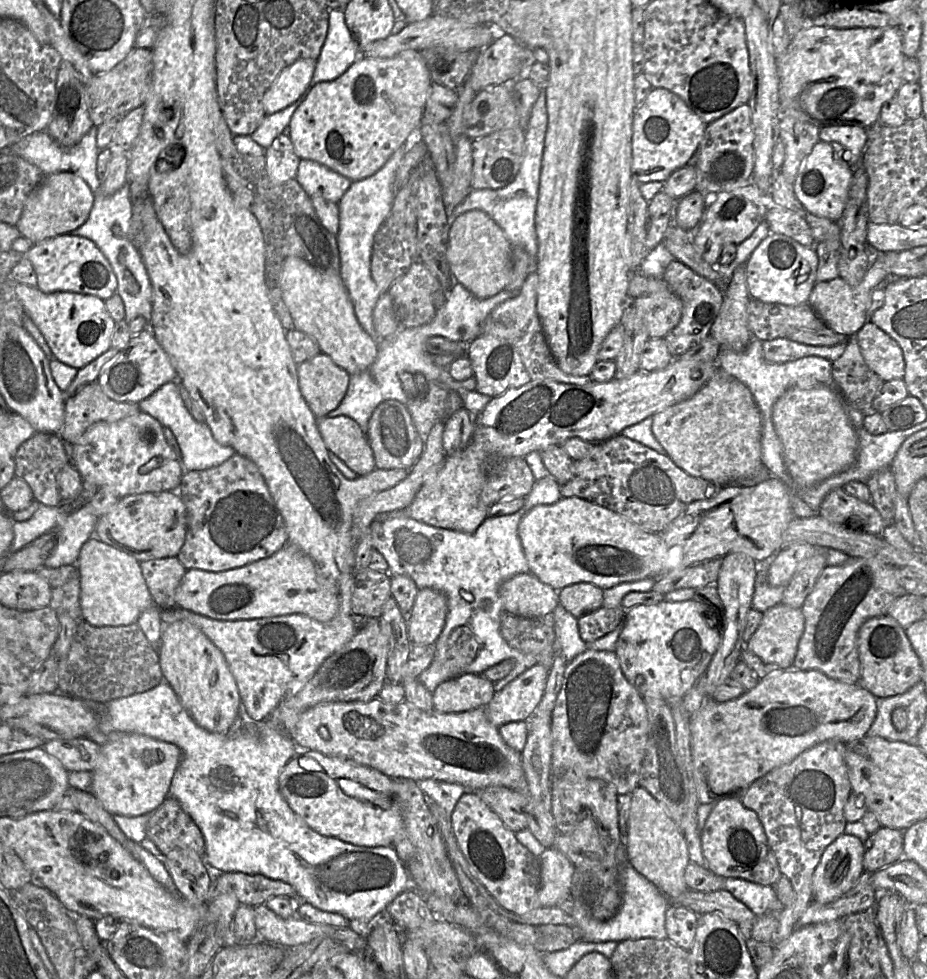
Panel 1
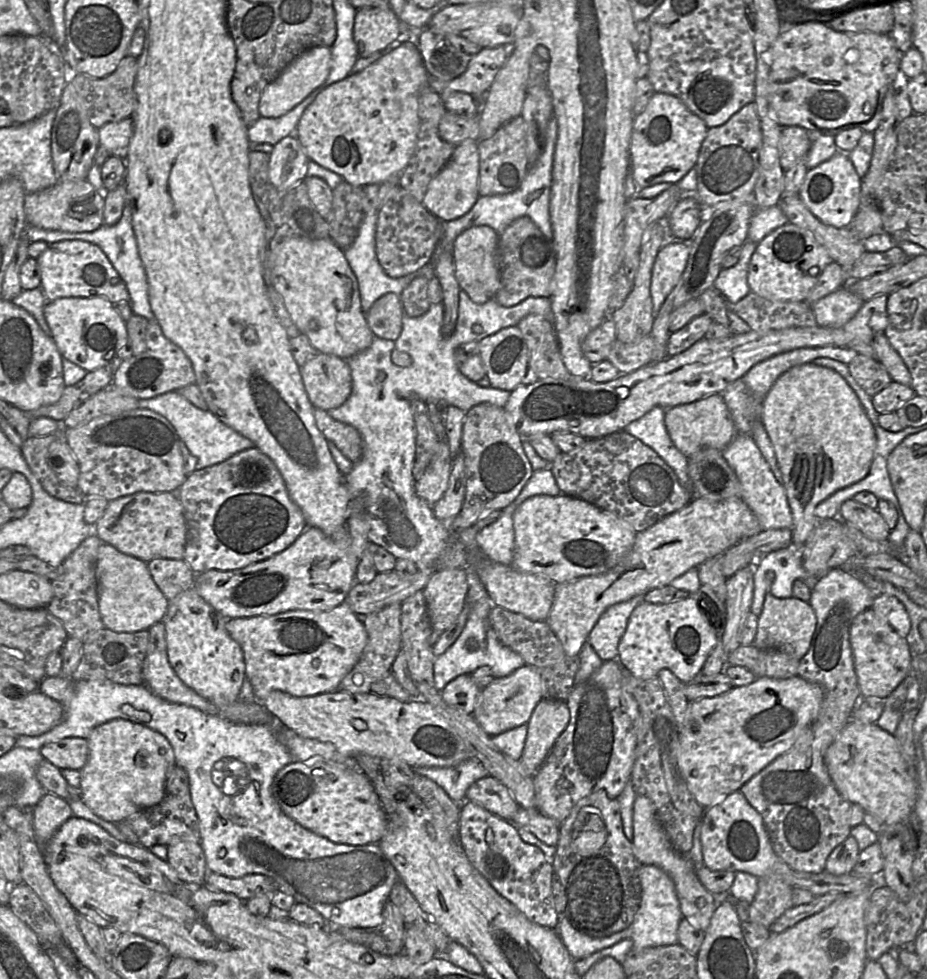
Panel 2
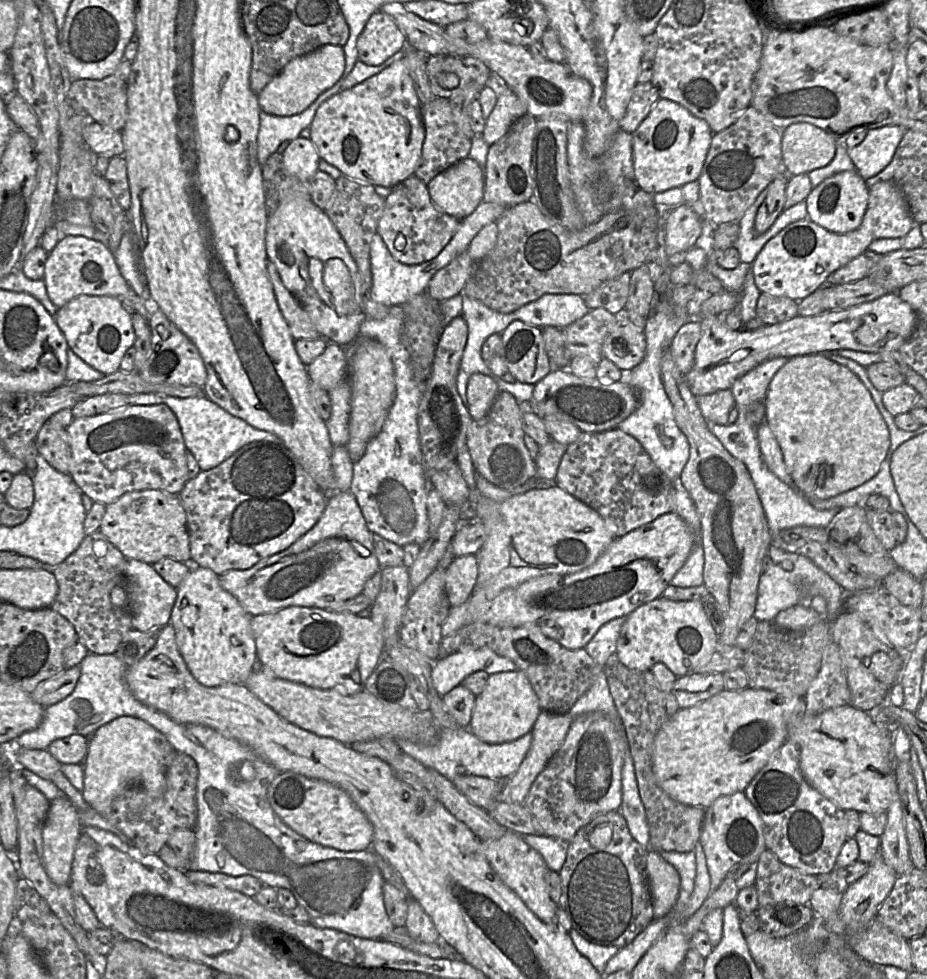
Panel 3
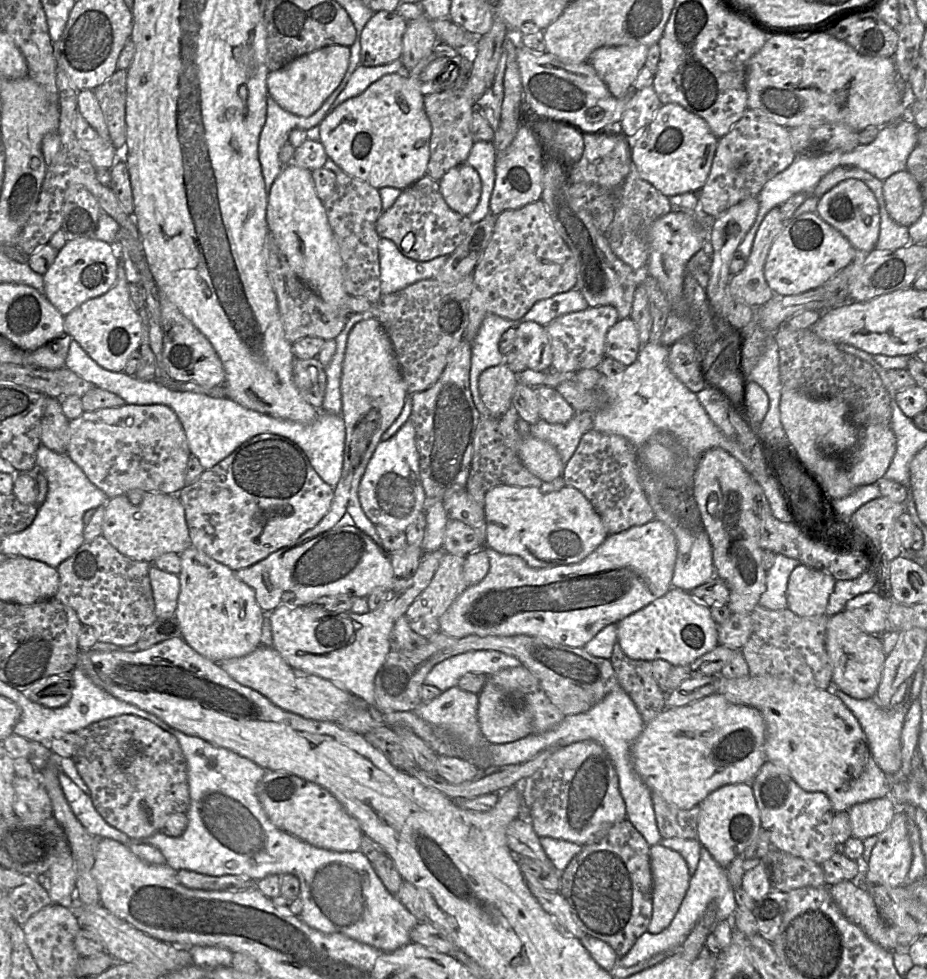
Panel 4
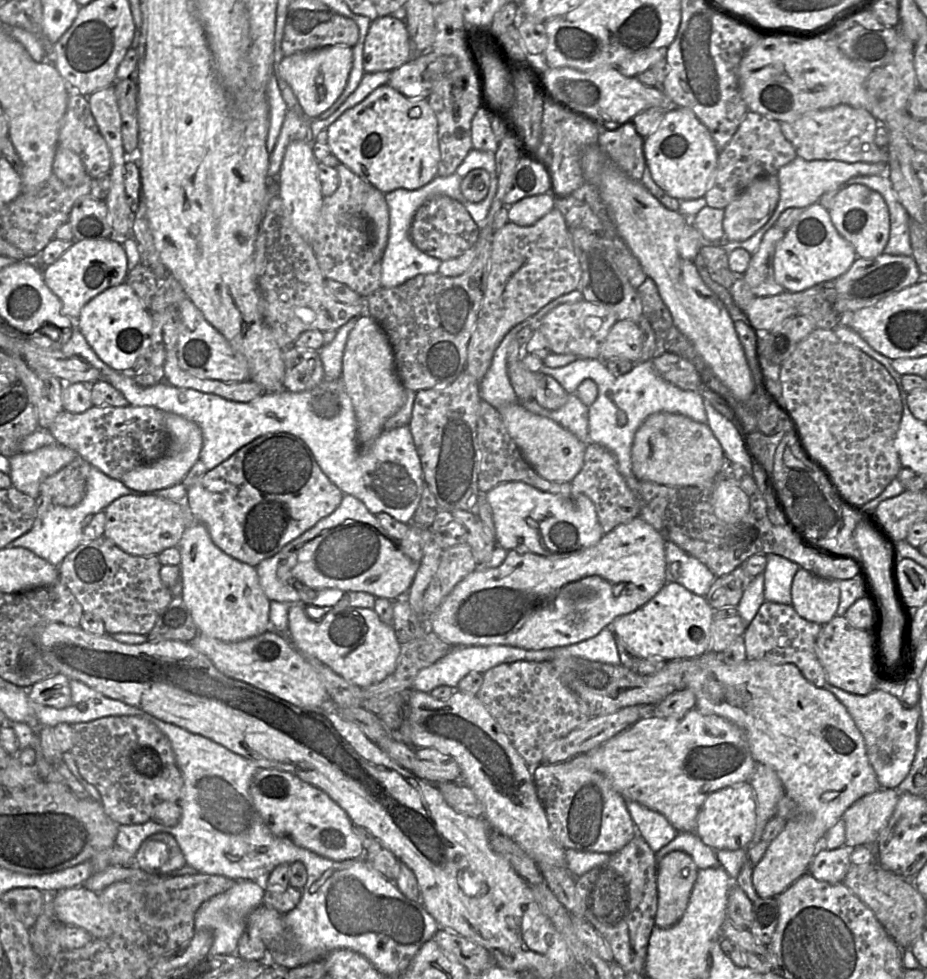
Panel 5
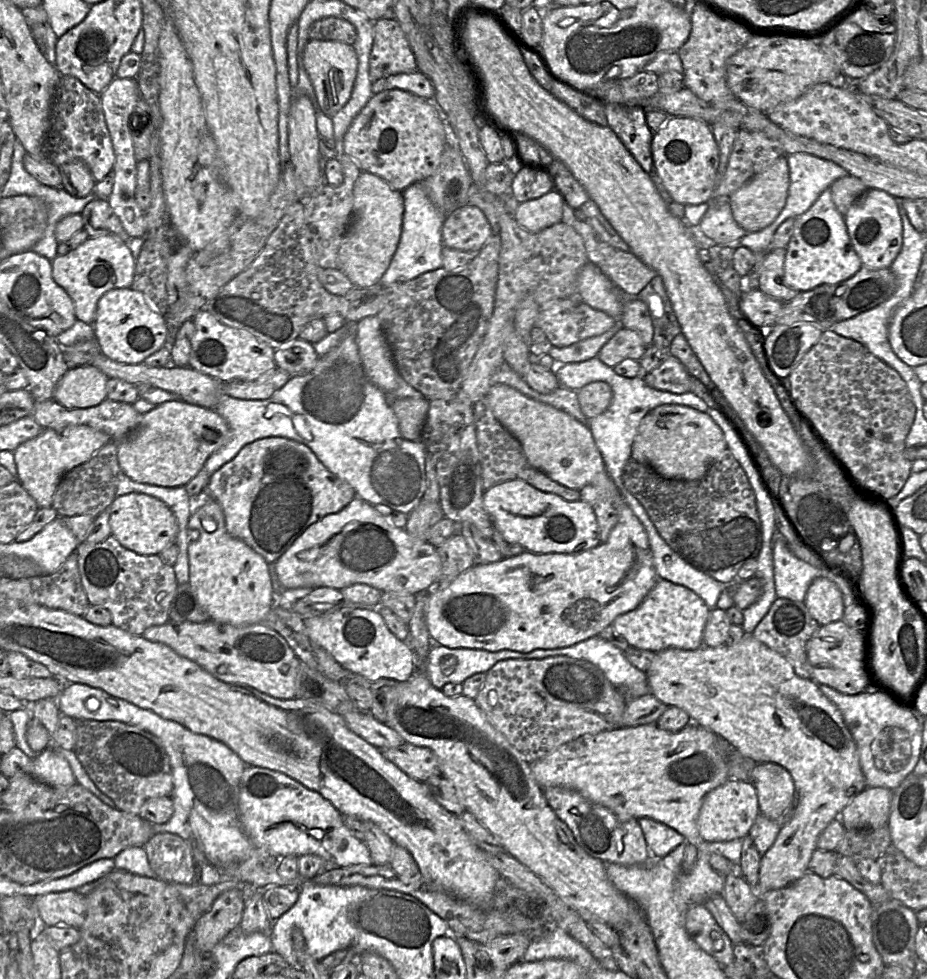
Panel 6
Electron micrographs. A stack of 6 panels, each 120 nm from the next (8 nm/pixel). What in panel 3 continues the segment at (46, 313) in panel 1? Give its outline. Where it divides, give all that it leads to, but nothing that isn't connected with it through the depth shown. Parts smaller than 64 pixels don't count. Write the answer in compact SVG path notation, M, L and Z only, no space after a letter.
M79 295L58 308L55 321L69 349L104 375L120 371L122 357L135 341L132 316L124 310L121 300L113 296Z

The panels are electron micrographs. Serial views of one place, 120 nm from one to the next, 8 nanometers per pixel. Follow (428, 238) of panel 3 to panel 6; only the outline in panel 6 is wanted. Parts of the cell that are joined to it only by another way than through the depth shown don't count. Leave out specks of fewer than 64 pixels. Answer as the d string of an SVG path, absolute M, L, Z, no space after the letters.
M463 205L445 216L443 246L466 252L478 252L492 234L485 214L476 206Z

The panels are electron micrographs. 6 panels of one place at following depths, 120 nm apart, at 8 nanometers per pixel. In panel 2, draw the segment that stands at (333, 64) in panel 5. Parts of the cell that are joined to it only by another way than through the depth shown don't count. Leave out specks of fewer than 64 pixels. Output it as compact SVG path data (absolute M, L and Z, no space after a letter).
M317 46L301 53L264 89L259 102L260 116L277 118L291 111L325 82L330 66L331 47Z

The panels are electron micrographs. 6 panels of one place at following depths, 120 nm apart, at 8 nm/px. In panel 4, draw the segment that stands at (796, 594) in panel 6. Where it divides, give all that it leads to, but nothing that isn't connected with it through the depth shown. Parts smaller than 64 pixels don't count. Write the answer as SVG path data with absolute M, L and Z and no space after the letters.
M776 554L773 566L766 572L765 591L758 605L769 610L786 609L788 579L794 568L800 564L797 559Z

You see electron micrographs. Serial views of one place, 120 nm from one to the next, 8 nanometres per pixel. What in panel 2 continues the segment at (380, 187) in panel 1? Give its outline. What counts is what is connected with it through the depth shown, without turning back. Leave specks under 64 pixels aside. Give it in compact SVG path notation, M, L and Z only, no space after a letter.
M369 184L363 187L366 194L366 199L364 201L365 217L360 224L358 234L354 242L351 244L351 246L344 249L345 258L347 259L358 281L361 307L364 313L367 313L373 303L386 293L392 292L400 296L402 291L414 278L418 276L424 276L430 280L432 277L434 277L432 263L427 263L417 271L398 278L388 276L380 265L376 255L376 226L379 213L379 186L380 184Z

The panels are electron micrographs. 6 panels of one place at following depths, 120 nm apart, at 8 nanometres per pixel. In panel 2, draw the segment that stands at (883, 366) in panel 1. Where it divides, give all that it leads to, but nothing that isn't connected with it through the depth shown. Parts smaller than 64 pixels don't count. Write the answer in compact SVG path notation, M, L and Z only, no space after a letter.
M885 333L877 334L871 344L875 351L875 359L885 367L892 380L911 387L911 374Z

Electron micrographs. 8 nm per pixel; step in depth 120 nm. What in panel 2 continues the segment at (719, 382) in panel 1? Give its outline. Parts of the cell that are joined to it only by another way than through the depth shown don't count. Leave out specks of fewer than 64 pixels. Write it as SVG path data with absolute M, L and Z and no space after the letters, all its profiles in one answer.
M711 394L692 403L666 409L664 421L673 444L687 458L703 448L722 451L738 434L721 394Z

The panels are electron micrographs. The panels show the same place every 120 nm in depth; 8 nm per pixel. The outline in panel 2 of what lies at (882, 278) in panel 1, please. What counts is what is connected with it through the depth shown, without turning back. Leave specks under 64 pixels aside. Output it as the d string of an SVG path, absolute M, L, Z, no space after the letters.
M846 285L811 306L819 326L841 327L857 314L864 303L865 301Z

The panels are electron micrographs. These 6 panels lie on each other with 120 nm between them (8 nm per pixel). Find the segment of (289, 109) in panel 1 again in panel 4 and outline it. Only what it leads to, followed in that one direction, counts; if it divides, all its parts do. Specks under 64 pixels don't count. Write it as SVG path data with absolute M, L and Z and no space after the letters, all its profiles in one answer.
M345 82L339 86L325 100L322 106L309 117L296 116L278 105L271 97L267 100L267 115L261 131L258 146L259 162L268 195L275 179L283 169L280 162L280 151L289 140L289 134L294 129L309 130L318 126L329 113L329 104L339 94Z

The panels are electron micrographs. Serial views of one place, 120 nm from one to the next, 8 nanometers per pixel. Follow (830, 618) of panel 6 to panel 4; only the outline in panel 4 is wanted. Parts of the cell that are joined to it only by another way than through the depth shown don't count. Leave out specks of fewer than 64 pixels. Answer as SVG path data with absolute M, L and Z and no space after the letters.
M798 565L788 579L787 608L803 618L824 615L835 582L826 572Z

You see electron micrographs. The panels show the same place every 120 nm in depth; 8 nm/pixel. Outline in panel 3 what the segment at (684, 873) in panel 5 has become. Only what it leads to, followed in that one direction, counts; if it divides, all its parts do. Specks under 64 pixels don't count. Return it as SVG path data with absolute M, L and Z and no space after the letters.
M652 848L646 856L646 873L653 905L653 920L658 920L674 910L679 895L680 877L660 852Z

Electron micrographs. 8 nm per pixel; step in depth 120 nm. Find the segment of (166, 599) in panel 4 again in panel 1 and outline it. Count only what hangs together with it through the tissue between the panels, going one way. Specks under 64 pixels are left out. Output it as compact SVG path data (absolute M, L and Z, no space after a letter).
M97 537L82 546L76 568L80 578L82 621L98 627L126 626L137 623L141 613L154 605L142 575L140 562Z

